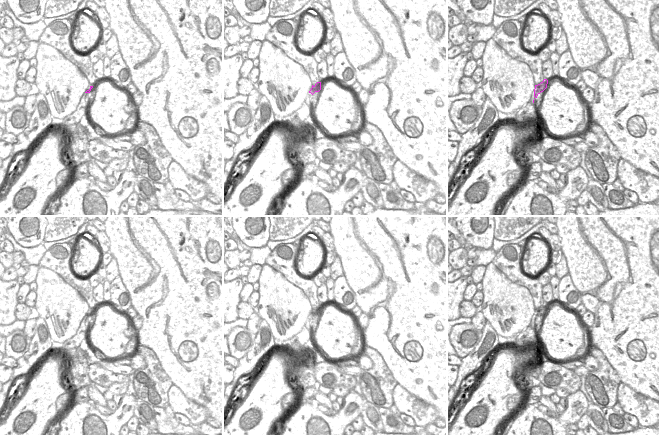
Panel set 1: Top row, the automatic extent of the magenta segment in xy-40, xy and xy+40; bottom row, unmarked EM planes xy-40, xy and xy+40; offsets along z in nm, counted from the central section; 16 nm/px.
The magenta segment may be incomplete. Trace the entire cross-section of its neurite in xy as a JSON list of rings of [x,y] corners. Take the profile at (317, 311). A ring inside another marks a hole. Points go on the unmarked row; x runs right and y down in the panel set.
[[[317,306],[314,310],[312,309],[311,314],[308,316],[308,318],[306,320],[305,328],[311,329],[312,319],[315,316],[319,316],[320,314],[321,314],[321,306]]]

